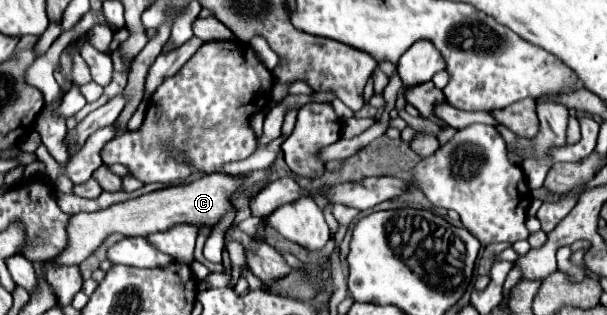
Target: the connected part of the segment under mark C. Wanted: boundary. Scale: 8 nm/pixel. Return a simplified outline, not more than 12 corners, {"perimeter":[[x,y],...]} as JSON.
{"perimeter":[[208,174],[70,218],[56,264],[80,264],[106,236],[214,226],[242,182]]}

